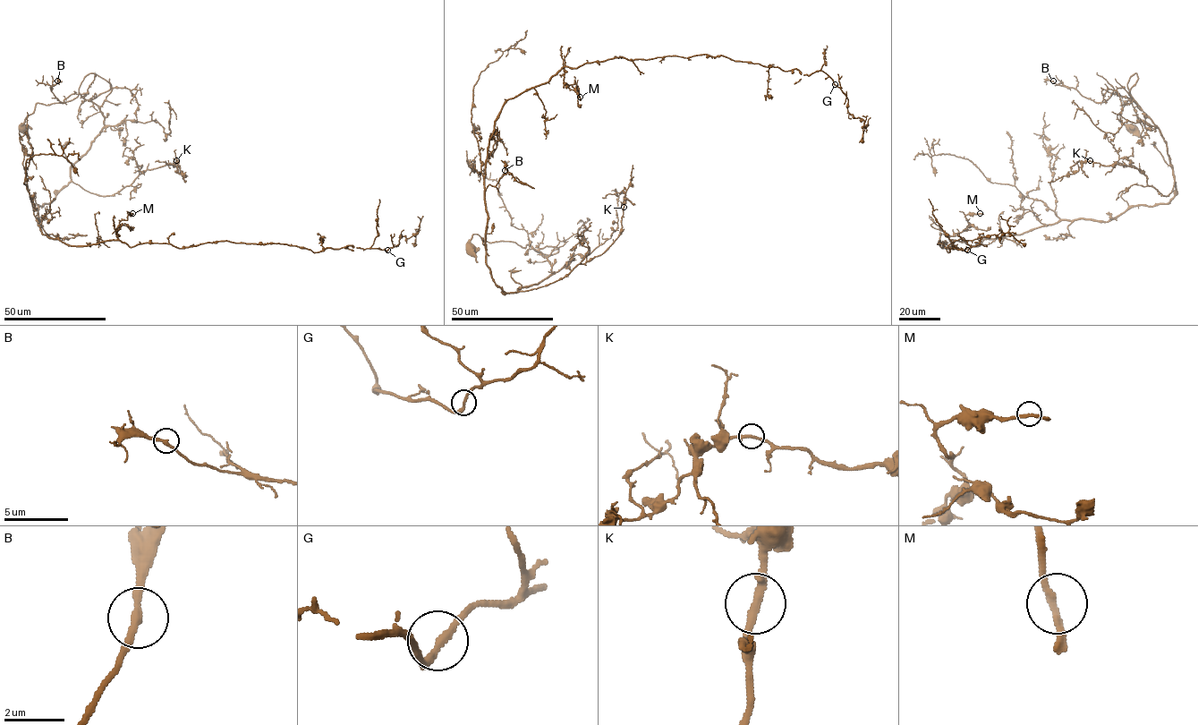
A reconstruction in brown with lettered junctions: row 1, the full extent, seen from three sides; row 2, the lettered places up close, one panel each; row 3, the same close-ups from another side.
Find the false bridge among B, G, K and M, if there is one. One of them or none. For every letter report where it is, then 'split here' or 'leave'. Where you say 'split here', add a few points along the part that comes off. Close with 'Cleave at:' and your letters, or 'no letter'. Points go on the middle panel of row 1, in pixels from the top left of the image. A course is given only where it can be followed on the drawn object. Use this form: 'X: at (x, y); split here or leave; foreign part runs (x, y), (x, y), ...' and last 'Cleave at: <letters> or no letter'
B: at (505, 170); leave
G: at (835, 84); leave
K: at (624, 207); leave
M: at (580, 97); leave
Cleave at: no letter

